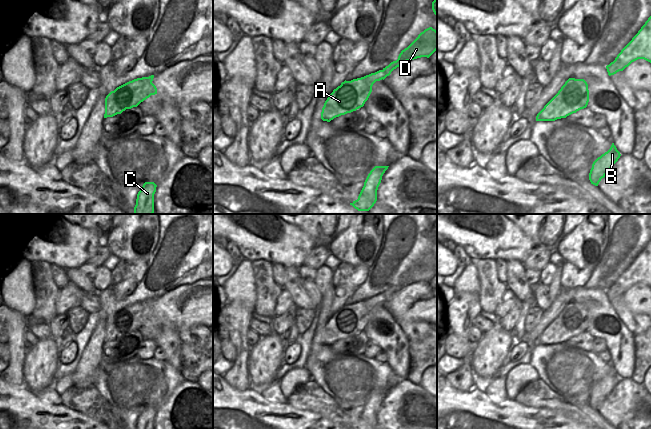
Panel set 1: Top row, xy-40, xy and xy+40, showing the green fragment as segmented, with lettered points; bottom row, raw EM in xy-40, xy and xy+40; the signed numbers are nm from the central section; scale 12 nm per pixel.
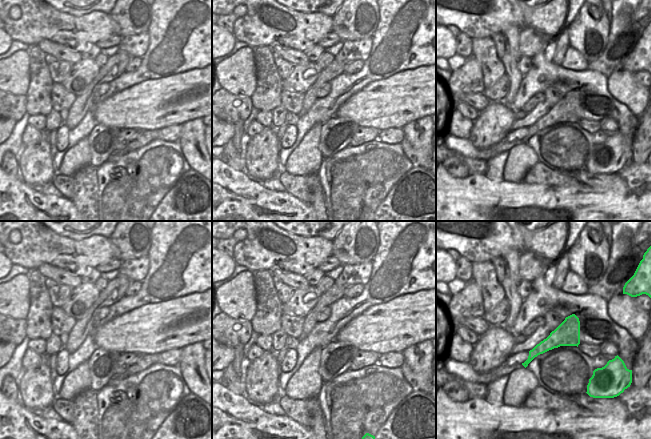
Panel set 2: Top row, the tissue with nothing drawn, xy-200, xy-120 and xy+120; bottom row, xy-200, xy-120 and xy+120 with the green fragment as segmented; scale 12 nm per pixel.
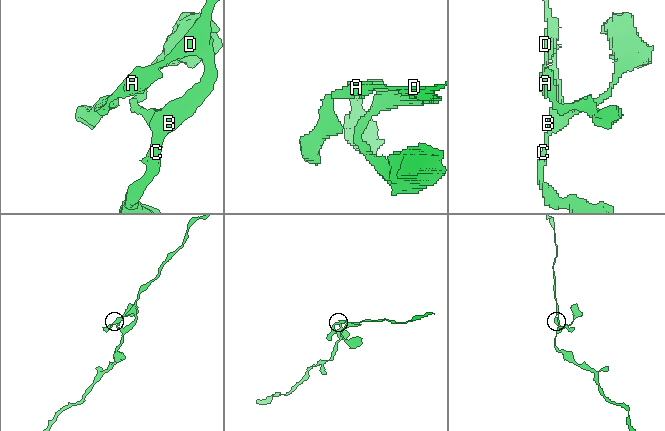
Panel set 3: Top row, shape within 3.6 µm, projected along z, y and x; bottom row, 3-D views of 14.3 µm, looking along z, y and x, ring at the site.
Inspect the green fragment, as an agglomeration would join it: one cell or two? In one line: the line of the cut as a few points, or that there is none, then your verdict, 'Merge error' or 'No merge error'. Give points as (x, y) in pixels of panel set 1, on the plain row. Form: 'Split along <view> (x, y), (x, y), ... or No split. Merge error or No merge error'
No split. No merge error.

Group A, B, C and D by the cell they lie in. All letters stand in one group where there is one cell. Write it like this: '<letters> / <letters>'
A B C D

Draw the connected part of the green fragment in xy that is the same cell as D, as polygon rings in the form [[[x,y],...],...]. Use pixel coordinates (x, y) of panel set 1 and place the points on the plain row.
[[[425,253],[398,280],[396,285],[375,297],[351,305],[344,305],[329,319],[321,336],[321,343],[330,346],[336,341],[356,335],[368,324],[376,305],[384,304],[397,291],[417,282],[429,282],[437,274],[437,255]]]

